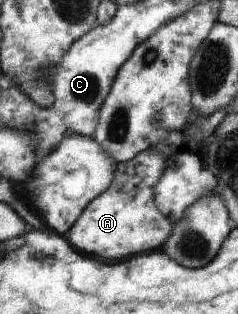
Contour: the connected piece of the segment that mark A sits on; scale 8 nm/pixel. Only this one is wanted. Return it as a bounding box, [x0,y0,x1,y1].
[65,148,173,262]

